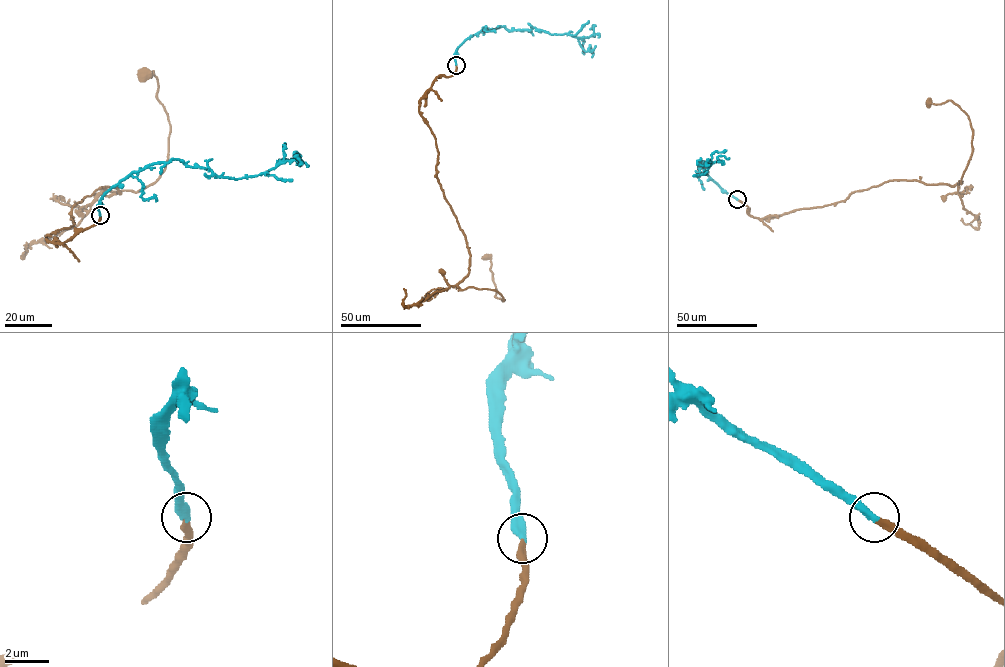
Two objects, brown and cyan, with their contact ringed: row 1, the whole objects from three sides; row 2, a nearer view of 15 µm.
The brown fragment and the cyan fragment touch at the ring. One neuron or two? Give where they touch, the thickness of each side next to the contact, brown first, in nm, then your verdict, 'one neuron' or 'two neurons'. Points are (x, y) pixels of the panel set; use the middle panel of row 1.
at (456, 65); 320 nm thick on the brown side, 400 nm on the other; one neuron

